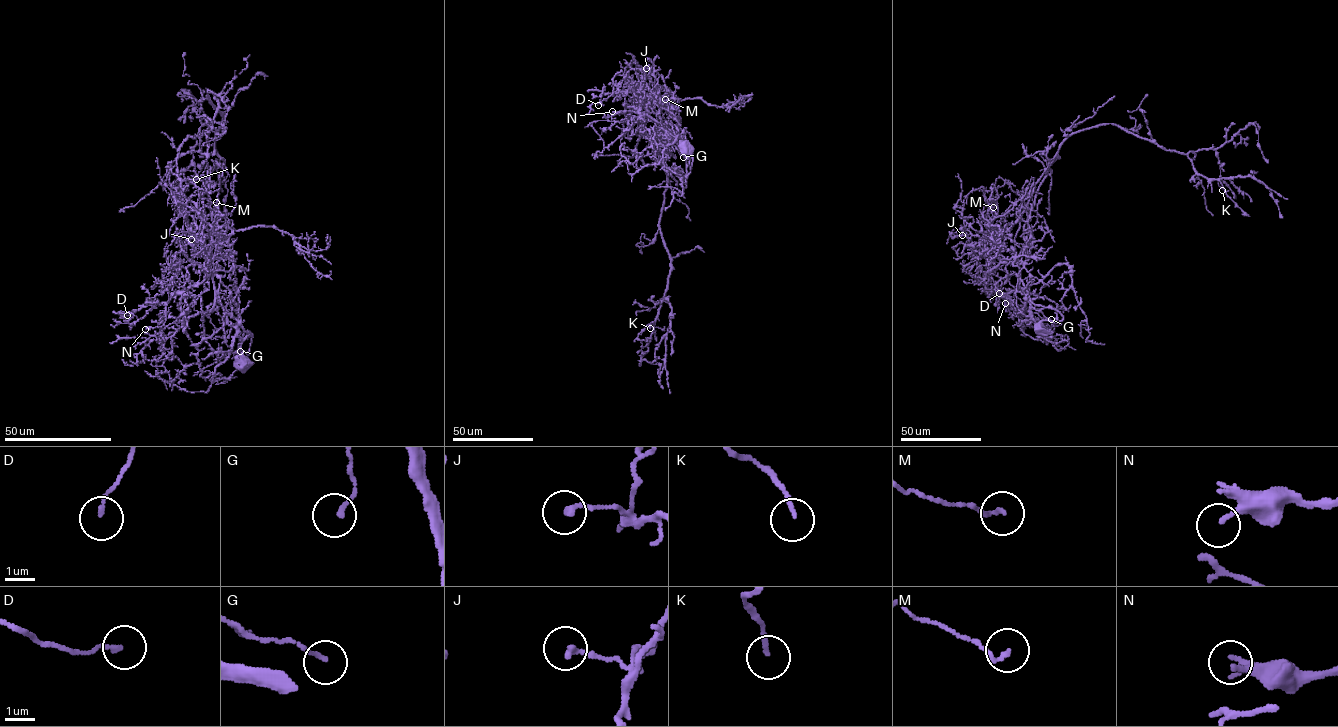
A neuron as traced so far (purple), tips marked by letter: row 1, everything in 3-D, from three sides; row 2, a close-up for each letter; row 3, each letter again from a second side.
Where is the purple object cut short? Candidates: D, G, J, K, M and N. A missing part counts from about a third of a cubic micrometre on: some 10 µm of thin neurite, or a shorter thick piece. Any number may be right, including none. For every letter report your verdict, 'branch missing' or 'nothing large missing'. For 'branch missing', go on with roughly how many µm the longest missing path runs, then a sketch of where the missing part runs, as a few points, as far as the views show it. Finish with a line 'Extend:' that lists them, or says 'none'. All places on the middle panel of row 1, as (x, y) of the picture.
D: nothing large missing
G: nothing large missing
J: nothing large missing
K: branch missing | 5 µm
M: nothing large missing
N: nothing large missing
Extend: K

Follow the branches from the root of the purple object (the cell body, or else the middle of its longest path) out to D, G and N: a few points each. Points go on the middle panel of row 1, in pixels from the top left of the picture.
D: (684, 146), (690, 169), (689, 144), (663, 124), (657, 104), (643, 93), (631, 90), (603, 93), (598, 105)
G: (684, 146), (681, 148), (686, 149), (690, 169), (692, 155), (687, 147), (683, 157)
N: (684, 146), (681, 148), (686, 149), (690, 169), (692, 154), (684, 136), (645, 114), (612, 111)

